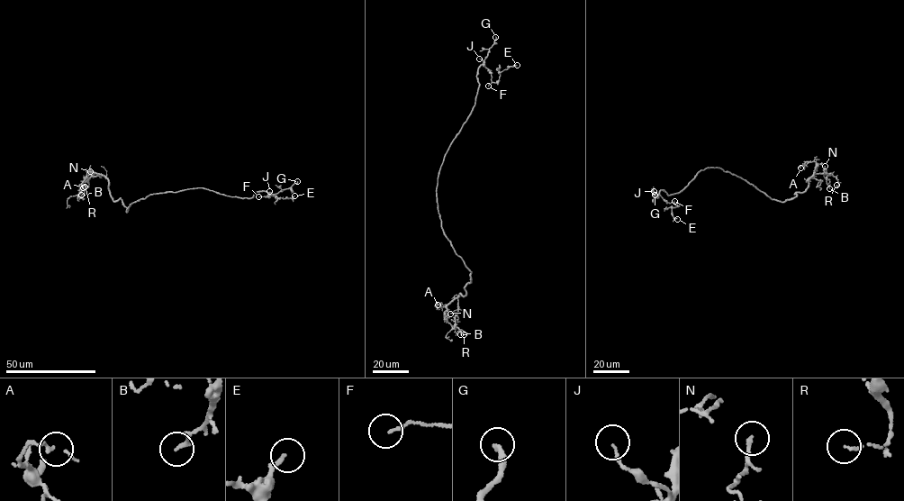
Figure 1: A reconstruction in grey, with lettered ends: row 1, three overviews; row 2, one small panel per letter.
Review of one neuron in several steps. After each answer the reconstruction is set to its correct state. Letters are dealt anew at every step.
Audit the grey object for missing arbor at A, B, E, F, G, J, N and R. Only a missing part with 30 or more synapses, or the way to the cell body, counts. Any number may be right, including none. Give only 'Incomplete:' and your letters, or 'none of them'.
Incomplete: G

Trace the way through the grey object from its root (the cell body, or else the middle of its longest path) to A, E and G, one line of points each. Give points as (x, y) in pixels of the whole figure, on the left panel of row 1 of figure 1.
A: (145, 198), (131, 204), (127, 212), (121, 199), (112, 198), (106, 178), (93, 172), (87, 173), (83, 187)
E: (145, 198), (199, 187), (242, 198), (263, 191), (269, 195), (265, 196), (294, 195)
G: (145, 198), (154, 194), (199, 187), (249, 198), (259, 191), (274, 195), (297, 181)

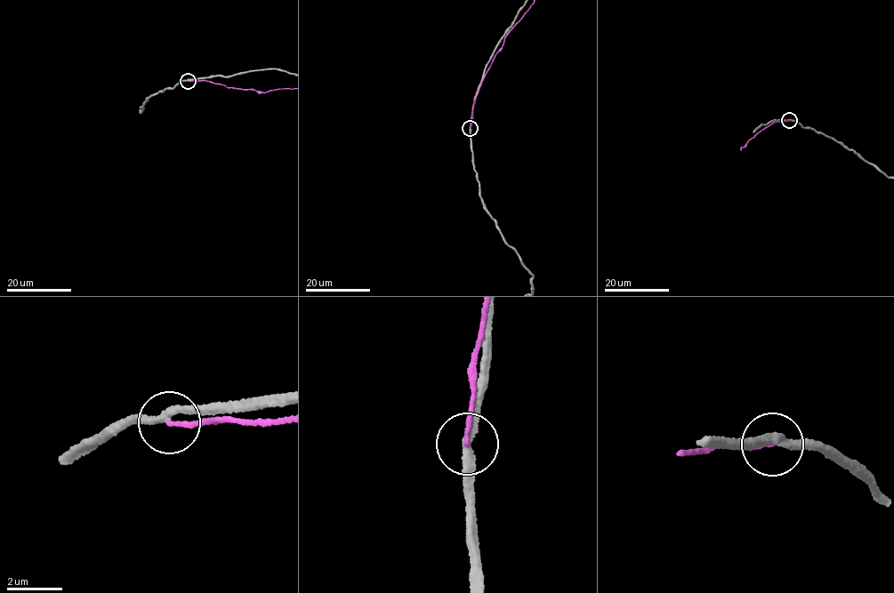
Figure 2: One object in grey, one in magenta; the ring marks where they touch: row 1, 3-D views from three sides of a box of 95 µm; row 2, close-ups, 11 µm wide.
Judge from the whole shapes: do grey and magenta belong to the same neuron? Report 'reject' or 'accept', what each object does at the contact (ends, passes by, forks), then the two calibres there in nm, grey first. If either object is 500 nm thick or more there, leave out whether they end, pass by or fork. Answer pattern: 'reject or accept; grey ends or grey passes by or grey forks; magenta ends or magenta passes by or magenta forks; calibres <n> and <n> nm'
reject; grey passes by; magenta ends; calibres 300 and 150 nm

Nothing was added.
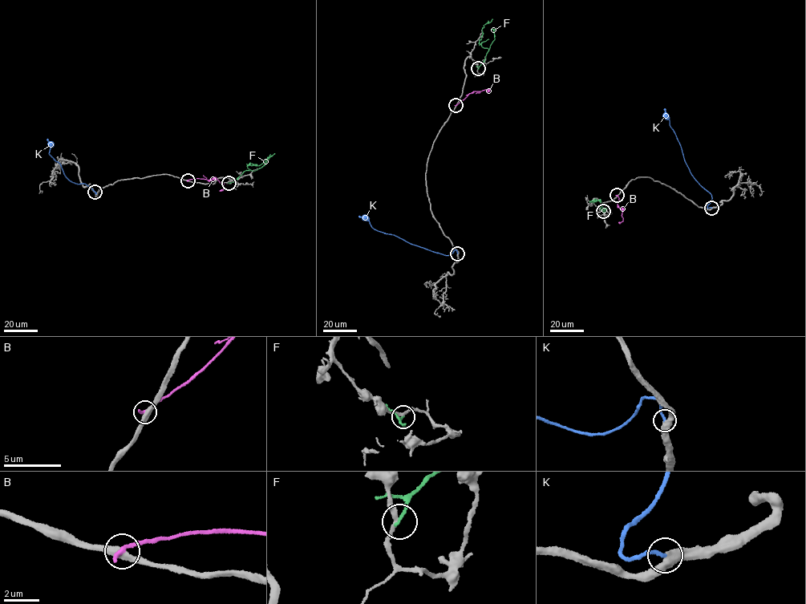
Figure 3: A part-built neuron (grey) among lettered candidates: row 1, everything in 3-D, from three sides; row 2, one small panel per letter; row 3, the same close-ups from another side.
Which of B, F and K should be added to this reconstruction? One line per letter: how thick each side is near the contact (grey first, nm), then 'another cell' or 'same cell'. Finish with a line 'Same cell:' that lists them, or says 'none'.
B: calibres 420 and 280 nm; another cell
F: calibres 240 and 160 nm; another cell
K: calibres 440 and 200 nm; same cell
Same cell: K

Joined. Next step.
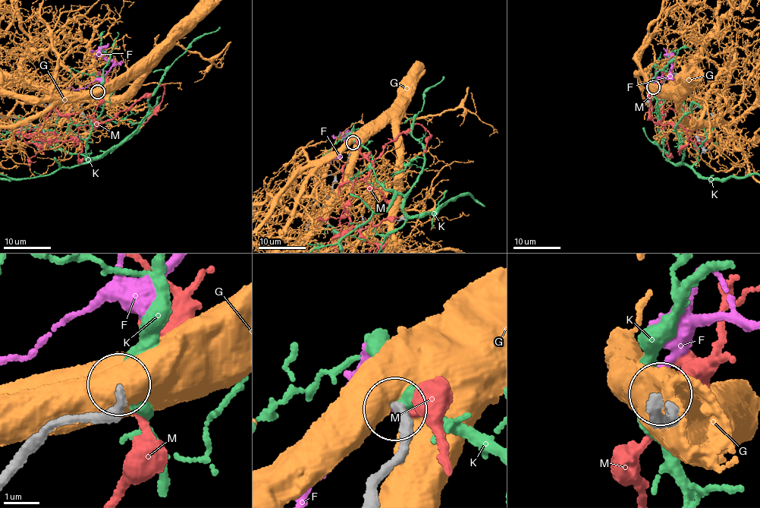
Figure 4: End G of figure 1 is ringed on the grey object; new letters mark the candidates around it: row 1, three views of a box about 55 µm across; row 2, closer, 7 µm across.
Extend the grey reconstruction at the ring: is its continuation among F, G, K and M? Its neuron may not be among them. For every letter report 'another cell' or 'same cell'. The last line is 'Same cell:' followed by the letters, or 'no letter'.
F: same cell
G: another cell
K: another cell
M: another cell
Same cell: F

